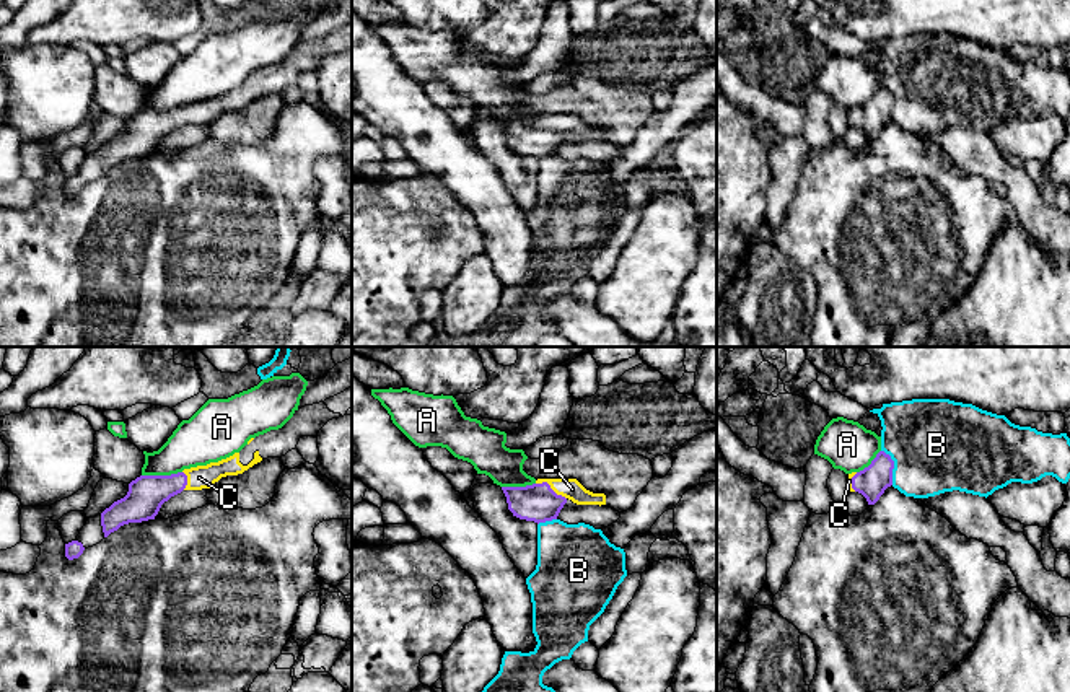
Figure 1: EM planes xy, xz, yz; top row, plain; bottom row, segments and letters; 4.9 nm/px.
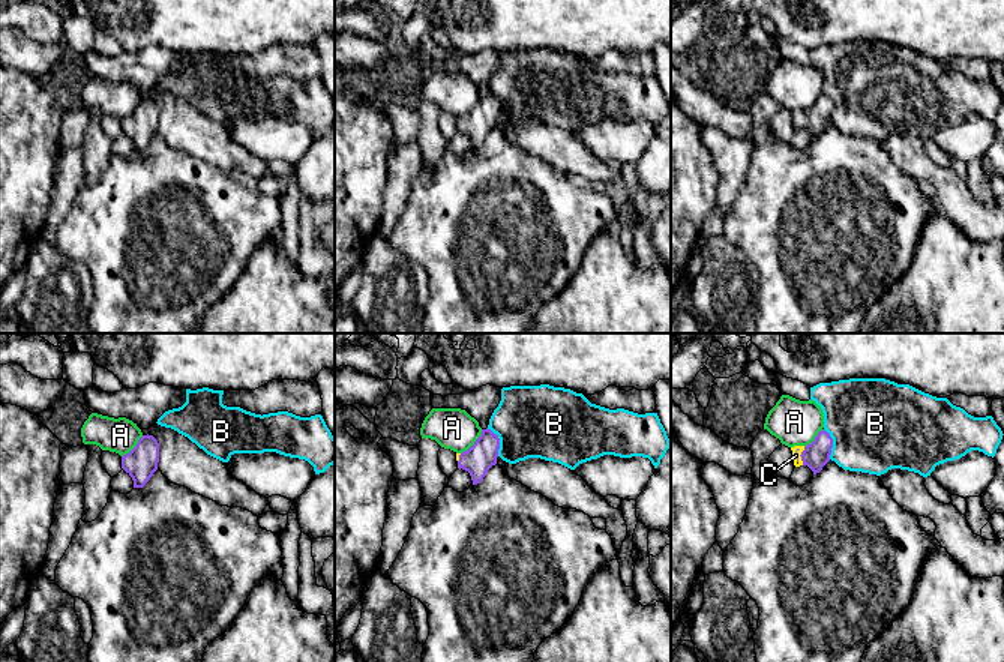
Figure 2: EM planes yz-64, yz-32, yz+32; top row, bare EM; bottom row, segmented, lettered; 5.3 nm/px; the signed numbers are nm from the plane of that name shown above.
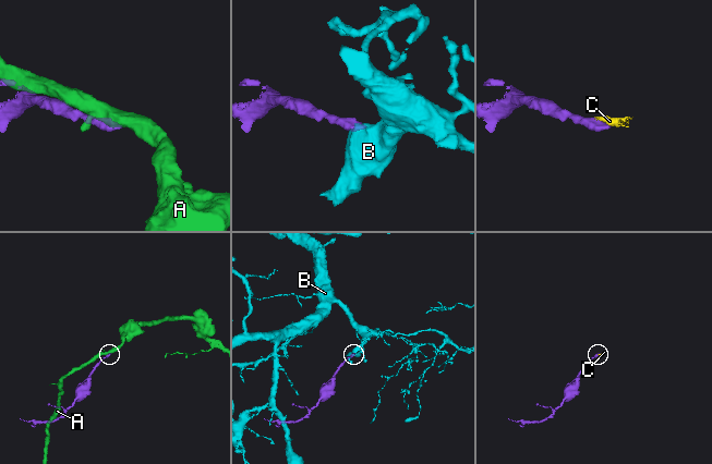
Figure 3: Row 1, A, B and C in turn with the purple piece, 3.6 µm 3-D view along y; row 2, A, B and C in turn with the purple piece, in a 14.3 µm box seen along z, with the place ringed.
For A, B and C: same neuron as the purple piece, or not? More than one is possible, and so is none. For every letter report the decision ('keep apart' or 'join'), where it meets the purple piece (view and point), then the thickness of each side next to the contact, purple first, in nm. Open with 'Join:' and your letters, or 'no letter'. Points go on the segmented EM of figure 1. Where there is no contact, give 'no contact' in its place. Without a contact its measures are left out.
Join: C
A: keep apart; contact xy (162, 476); calibres 180 and 240 nm
B: keep apart; contact yz (893, 466); calibres 150 and 460 nm
C: join; contact xz (549, 487); calibres 190 and 100 nm

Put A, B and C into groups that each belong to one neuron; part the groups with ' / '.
A / B / C

